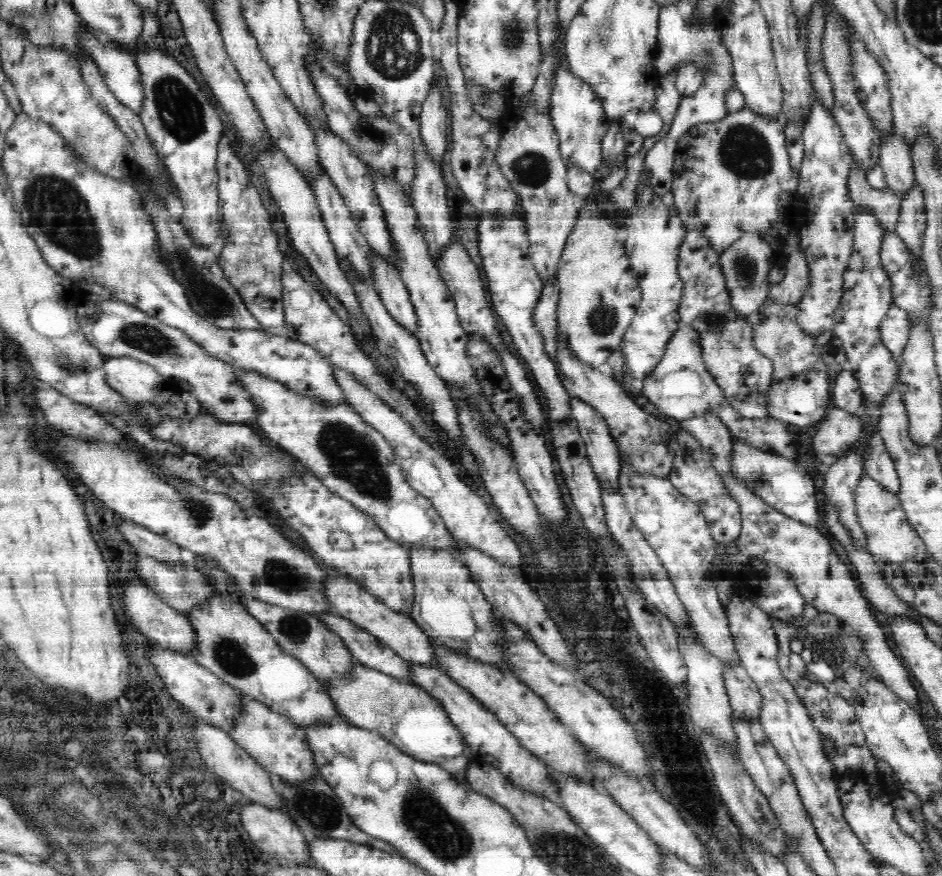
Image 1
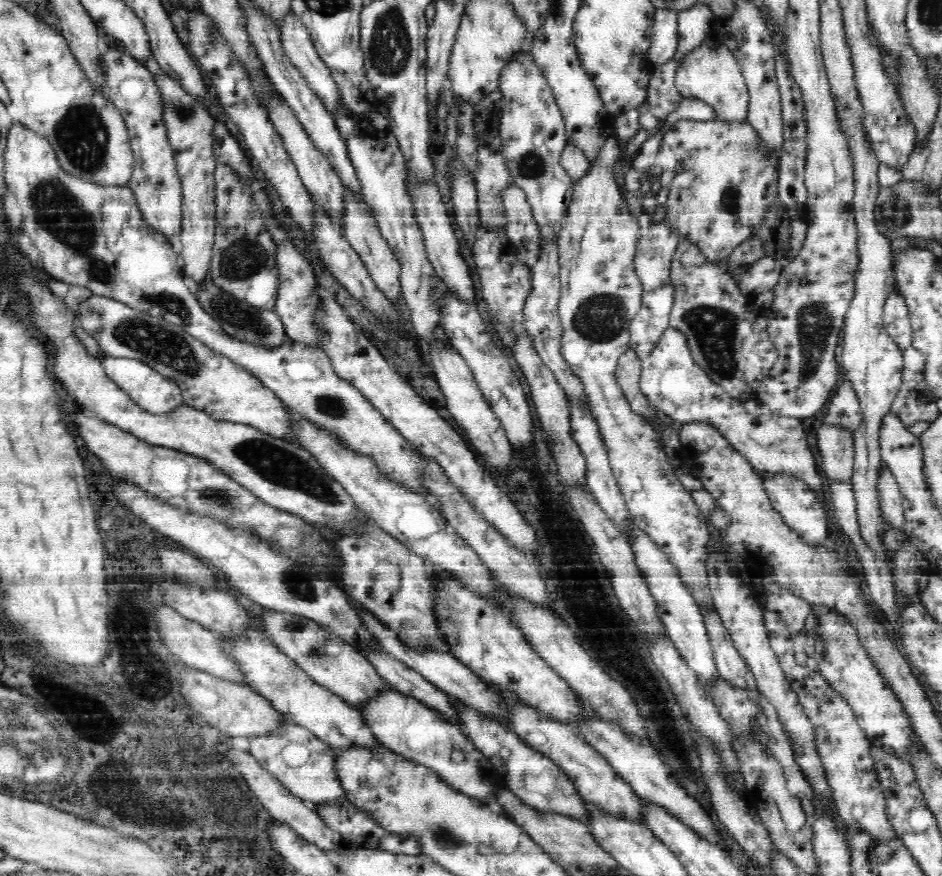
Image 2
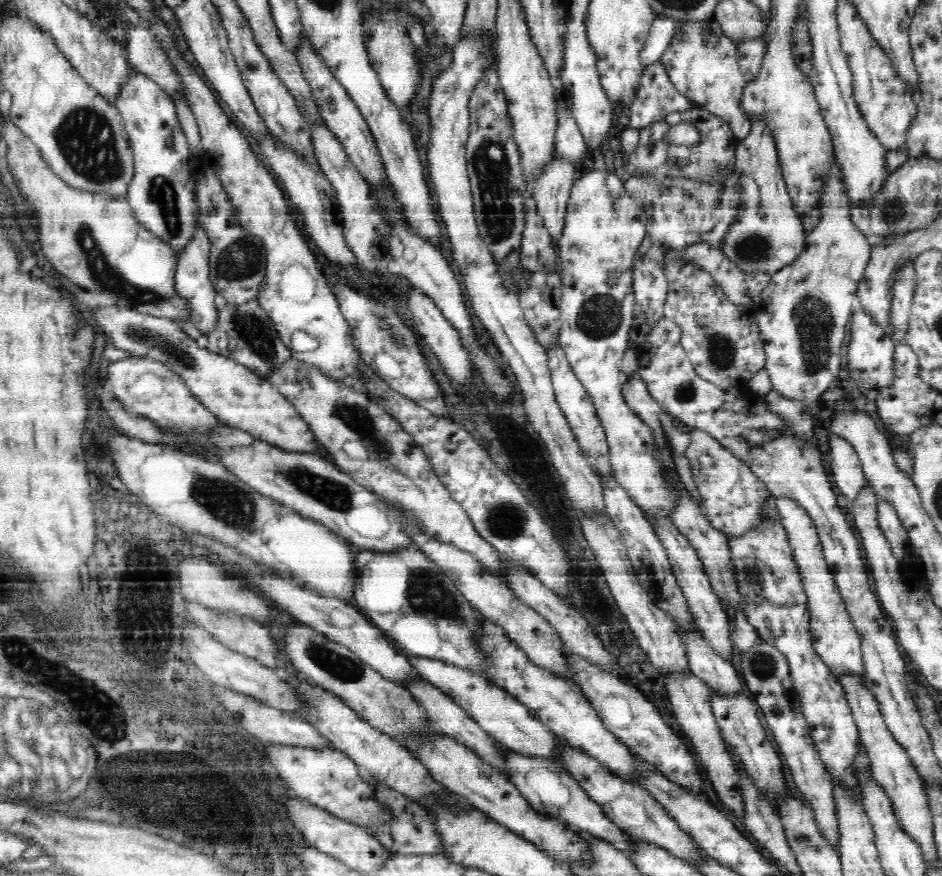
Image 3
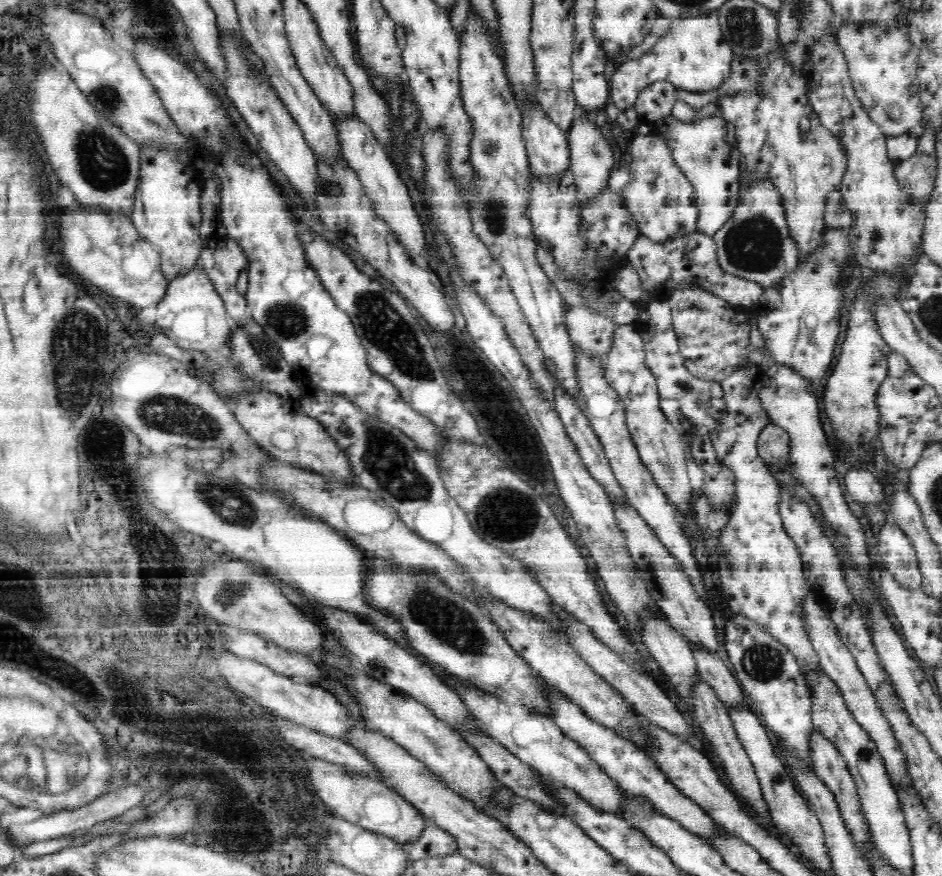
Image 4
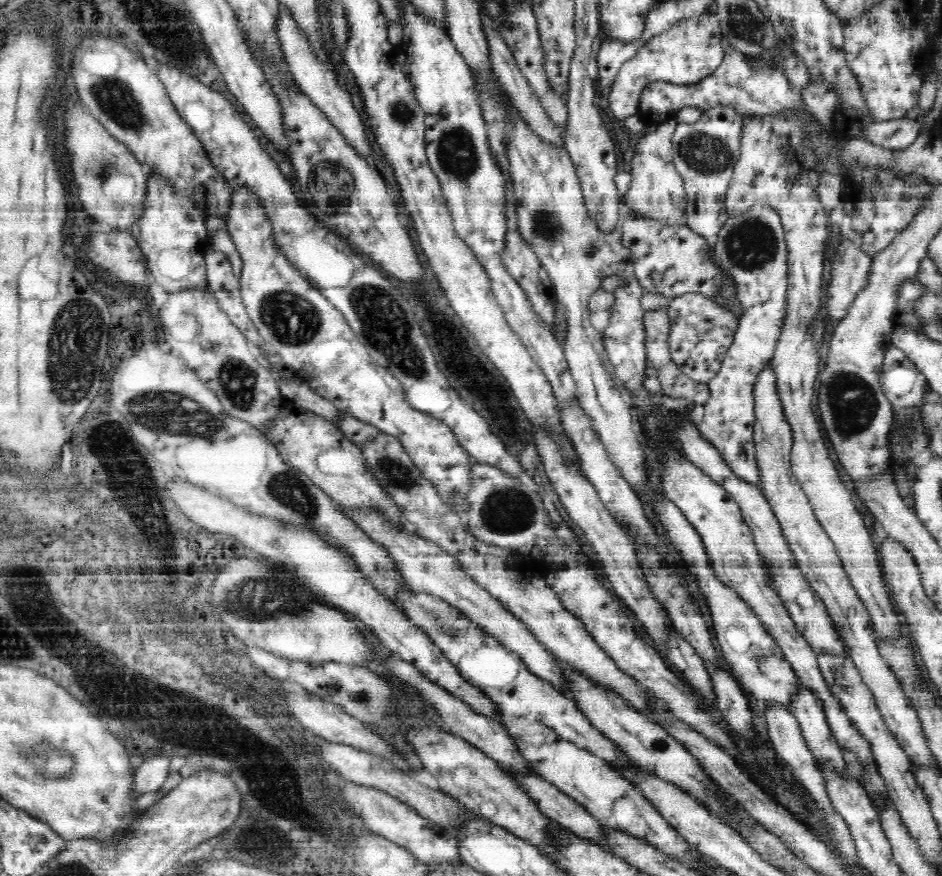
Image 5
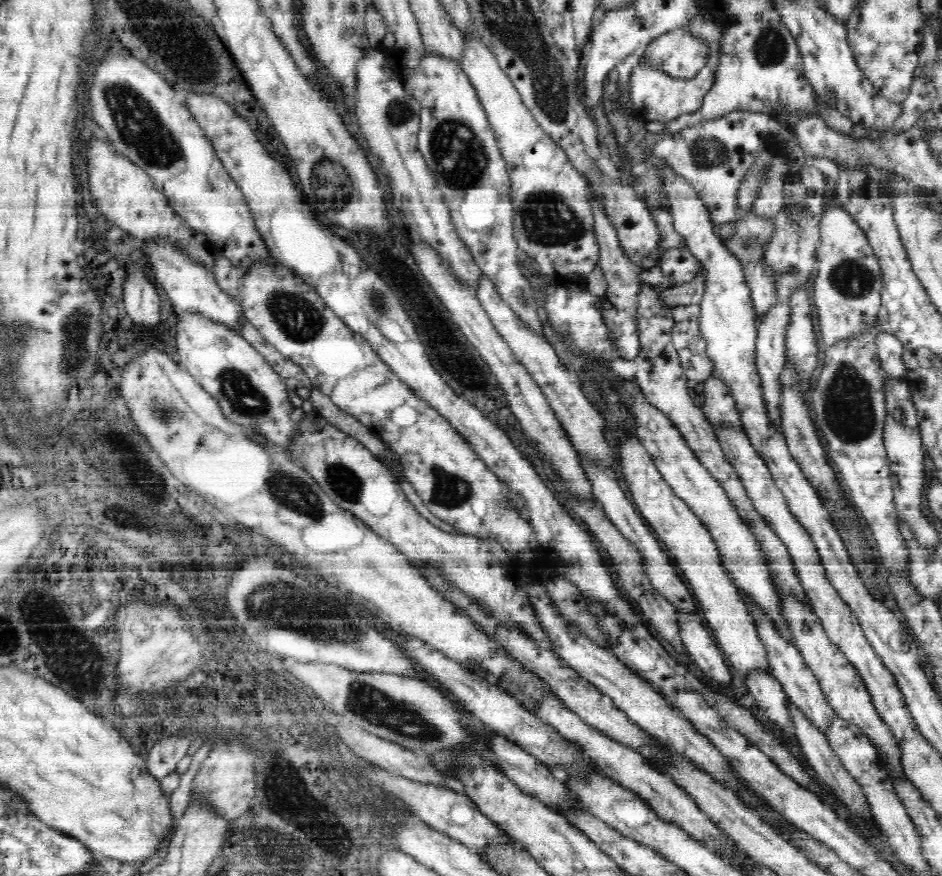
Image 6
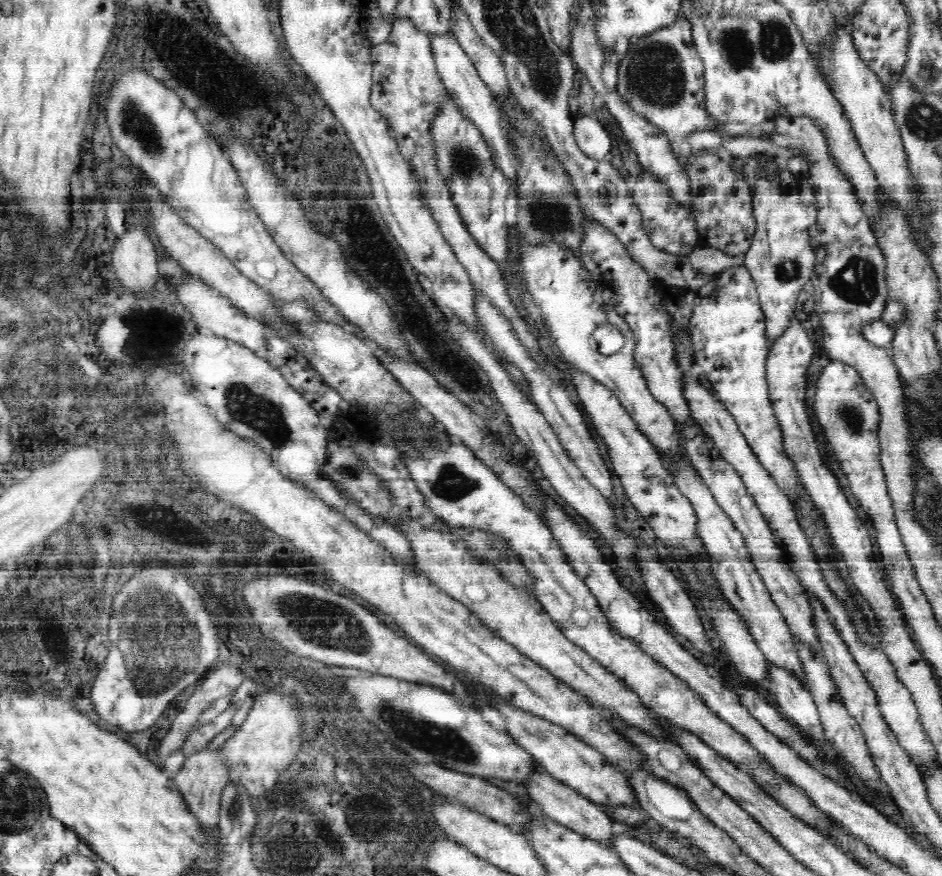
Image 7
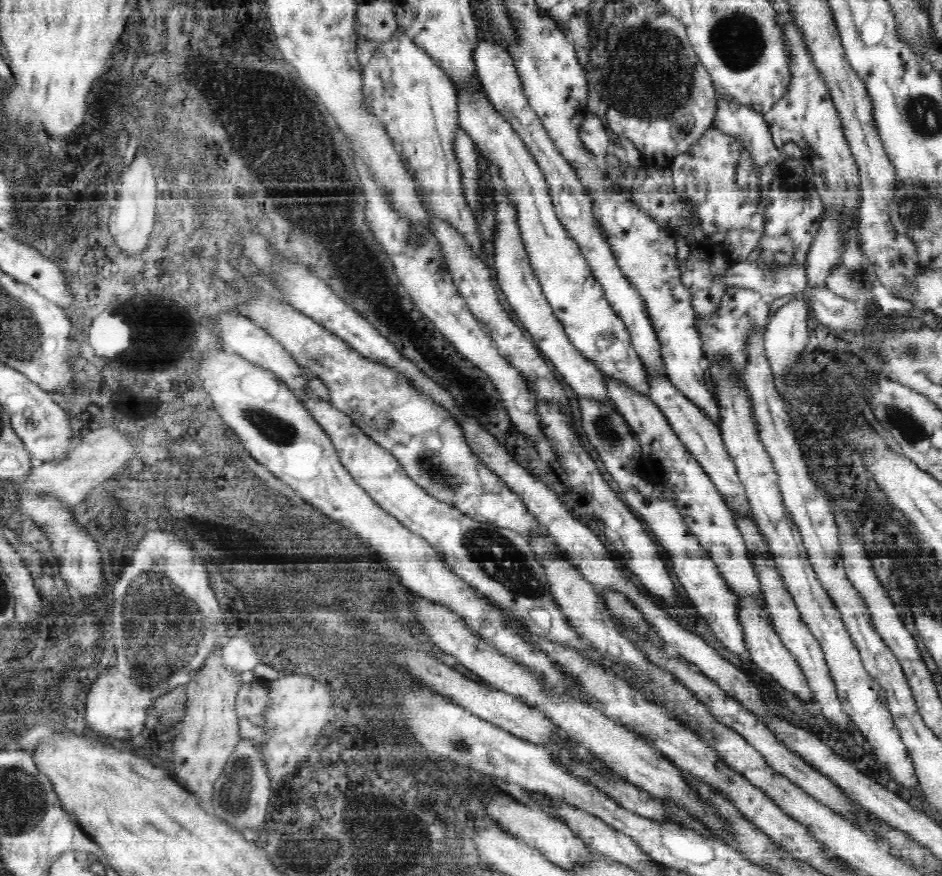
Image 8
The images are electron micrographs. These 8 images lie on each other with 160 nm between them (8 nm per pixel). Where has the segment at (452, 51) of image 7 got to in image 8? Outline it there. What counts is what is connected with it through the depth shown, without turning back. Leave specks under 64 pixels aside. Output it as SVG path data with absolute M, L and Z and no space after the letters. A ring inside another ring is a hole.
M460 88L457 112L459 128L464 129L478 145L482 158L492 161L504 181L532 272L540 281L554 316L564 325L565 336L573 348L592 361L604 376L624 384L639 396L648 396L650 383L643 362L632 346L628 329L604 297L604 289L593 277L580 247L557 218L544 173L524 142L504 116L495 110L482 88Z

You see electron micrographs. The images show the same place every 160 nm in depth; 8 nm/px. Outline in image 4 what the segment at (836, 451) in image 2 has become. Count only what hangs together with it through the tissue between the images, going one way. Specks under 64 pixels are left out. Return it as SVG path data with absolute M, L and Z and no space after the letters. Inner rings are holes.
M851 468L844 477L846 492L850 498L860 504L882 506L886 500L886 490L878 477Z

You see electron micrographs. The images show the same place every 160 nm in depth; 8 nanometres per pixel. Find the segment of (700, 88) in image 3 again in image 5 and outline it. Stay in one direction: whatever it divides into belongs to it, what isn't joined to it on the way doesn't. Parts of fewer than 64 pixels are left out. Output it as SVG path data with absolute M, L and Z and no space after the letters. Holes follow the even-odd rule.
M714 7L708 9L706 14L698 14L686 18L653 36L635 55L627 60L615 76L612 91L610 91L610 110L616 119L624 119L637 115L642 91L648 84L655 81L672 82L673 84L698 84L702 78L714 74L724 58L718 15Z

